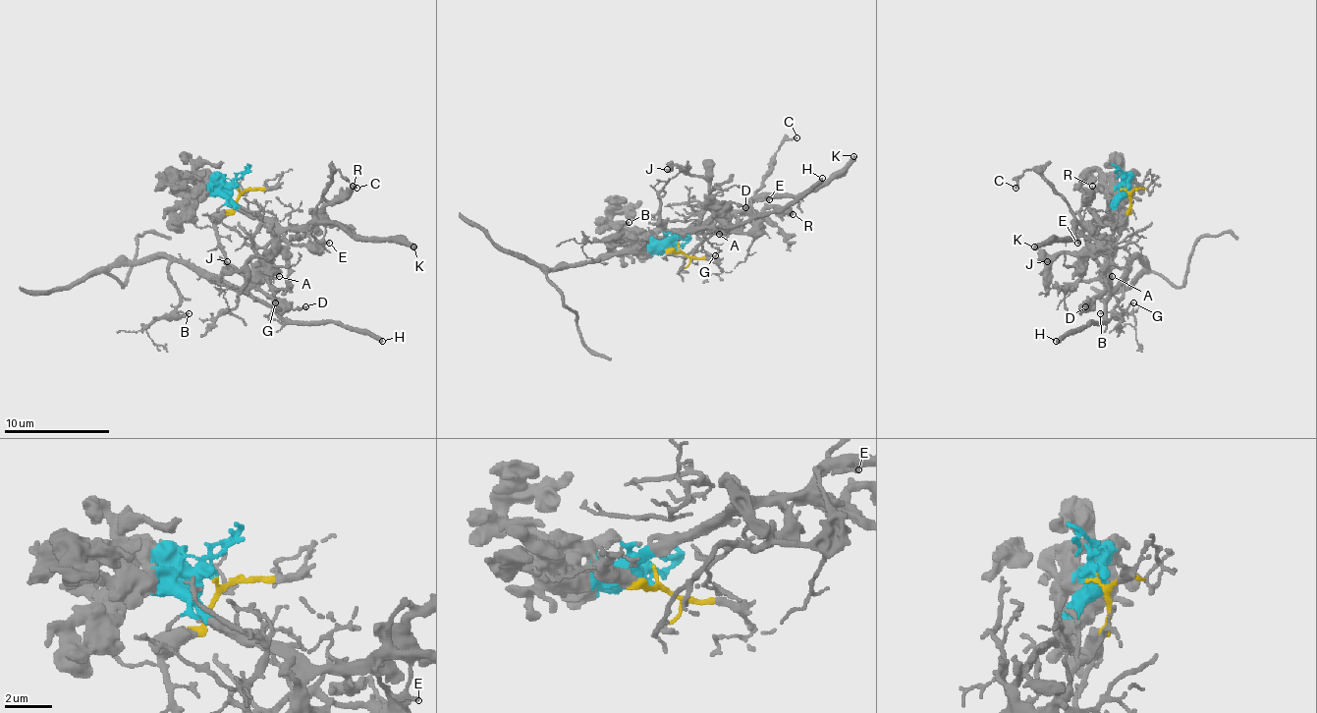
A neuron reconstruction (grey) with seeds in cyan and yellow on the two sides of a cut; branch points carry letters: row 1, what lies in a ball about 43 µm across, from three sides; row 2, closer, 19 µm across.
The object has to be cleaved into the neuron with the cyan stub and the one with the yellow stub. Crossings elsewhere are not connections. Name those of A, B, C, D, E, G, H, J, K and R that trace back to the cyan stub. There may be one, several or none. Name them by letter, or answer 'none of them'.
C, E, J, K, R

